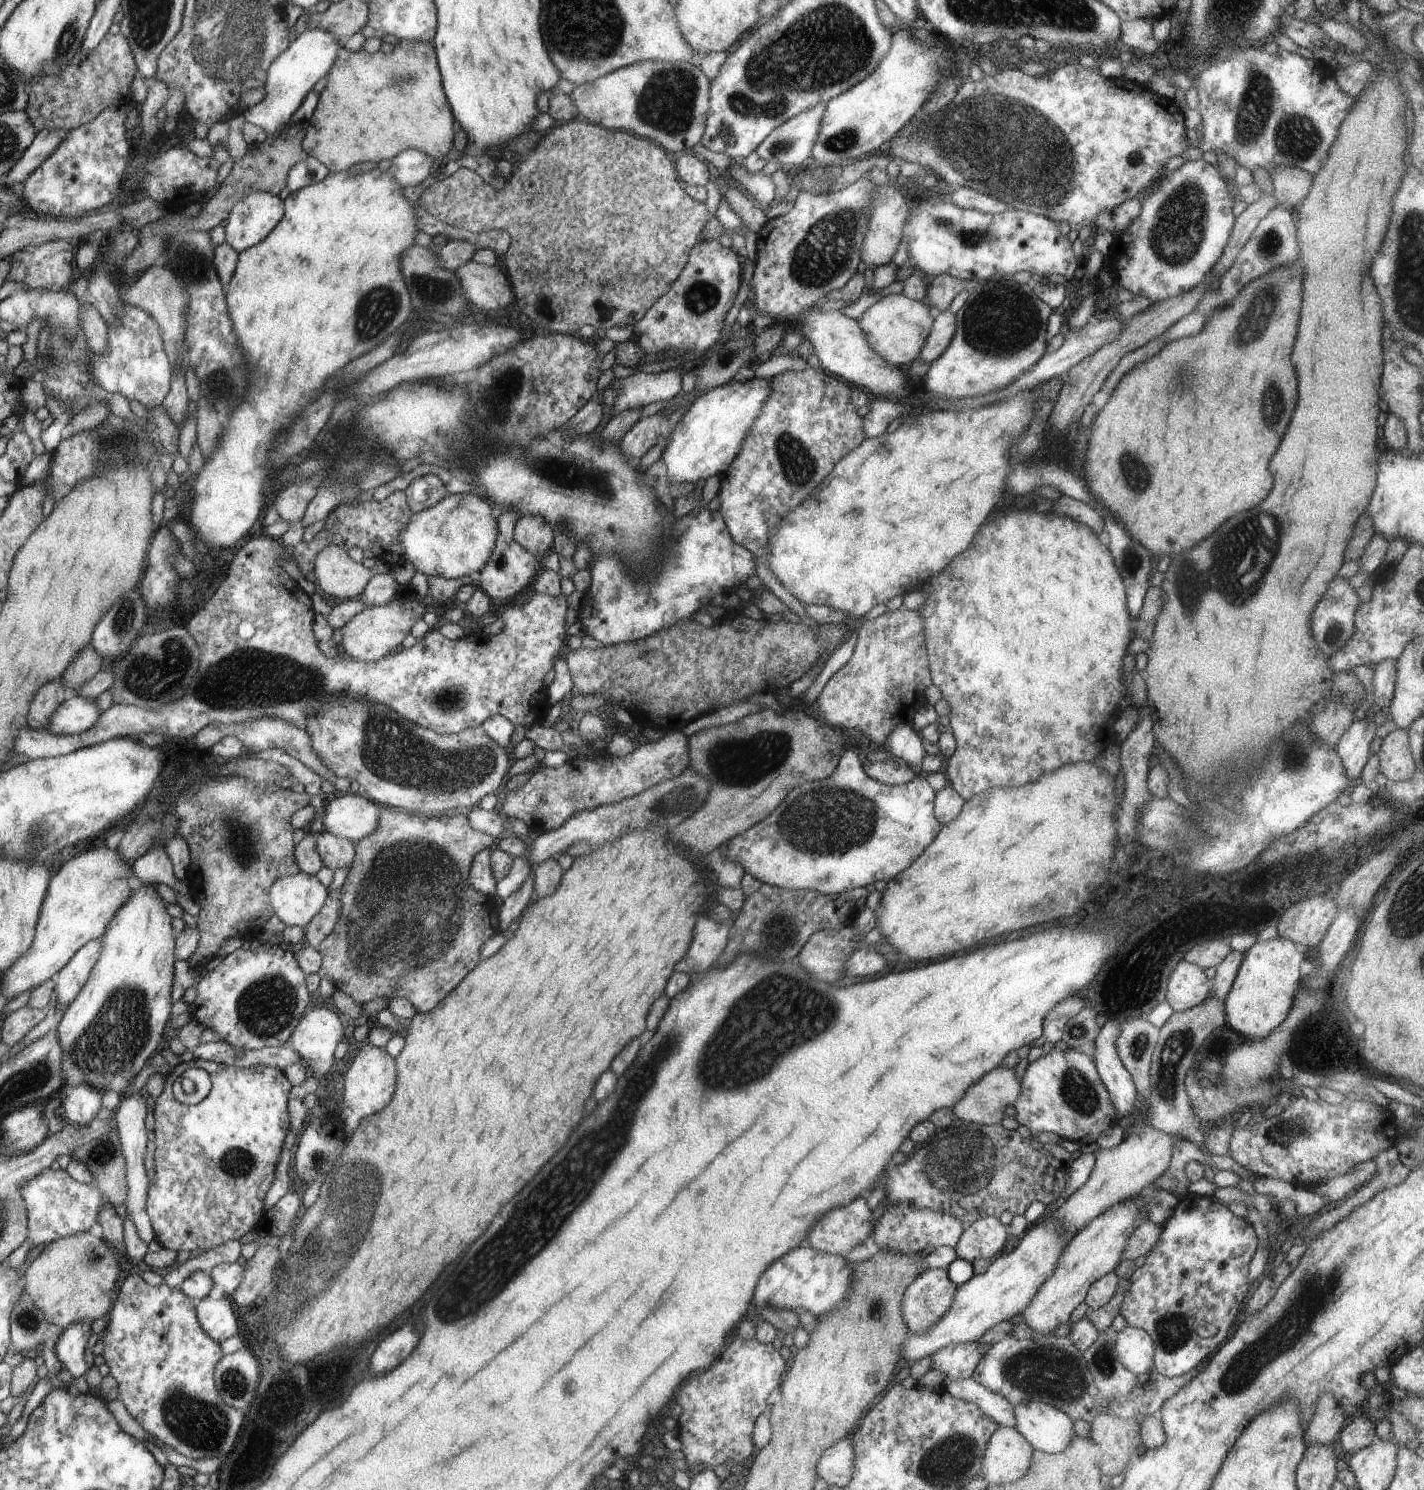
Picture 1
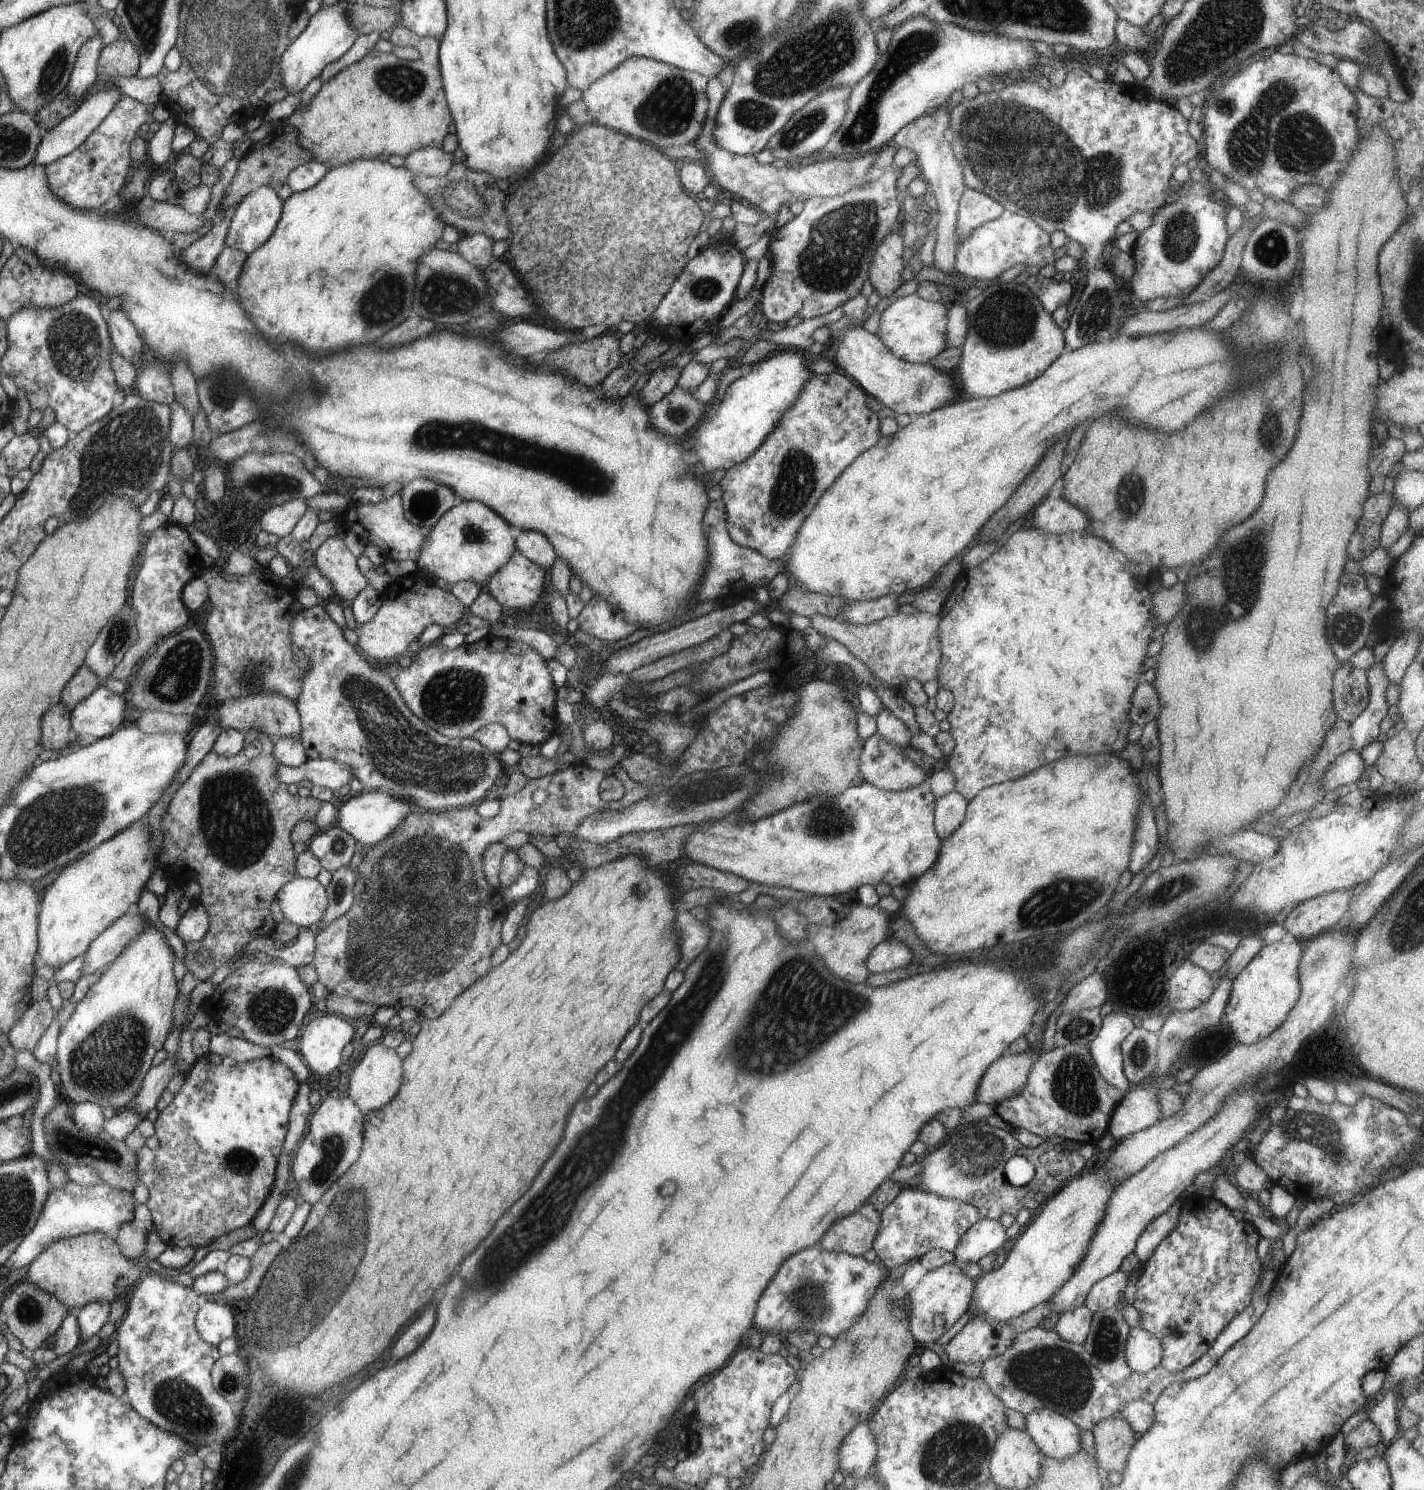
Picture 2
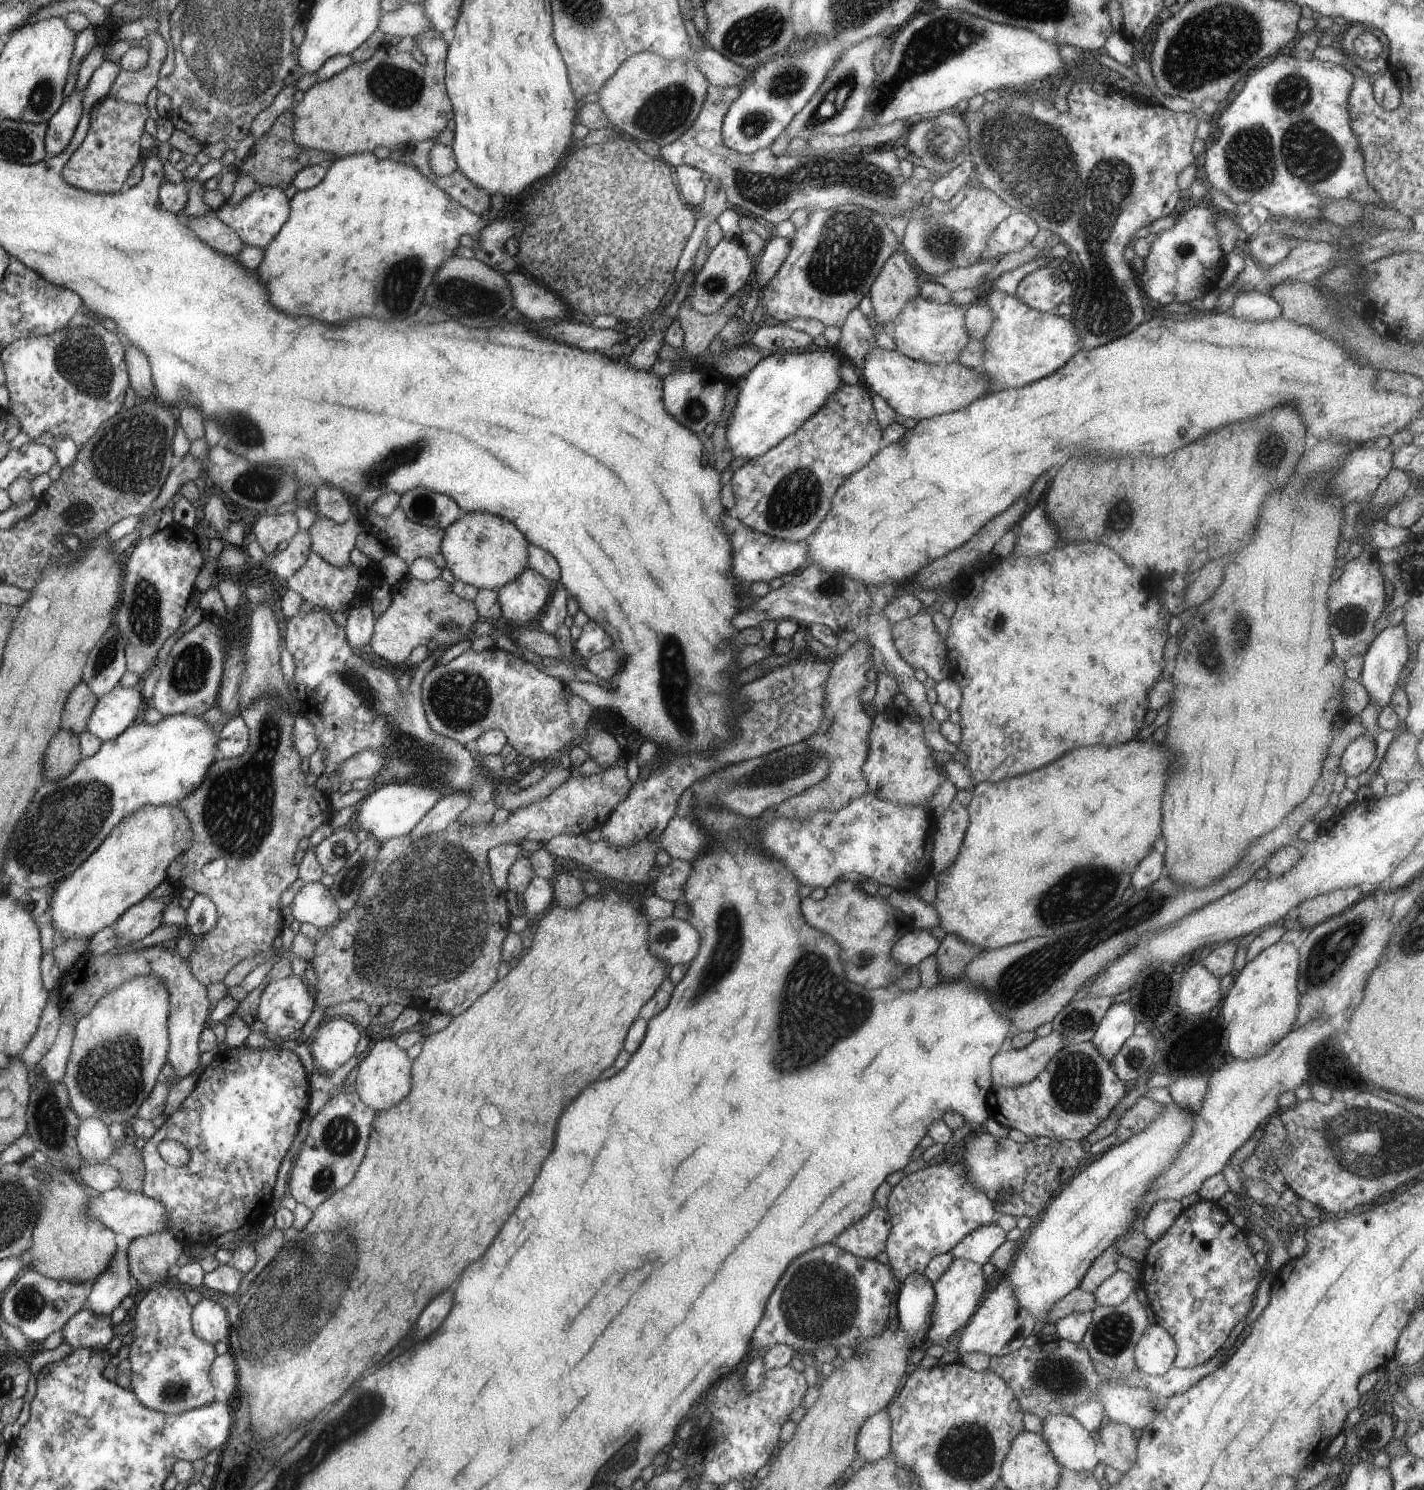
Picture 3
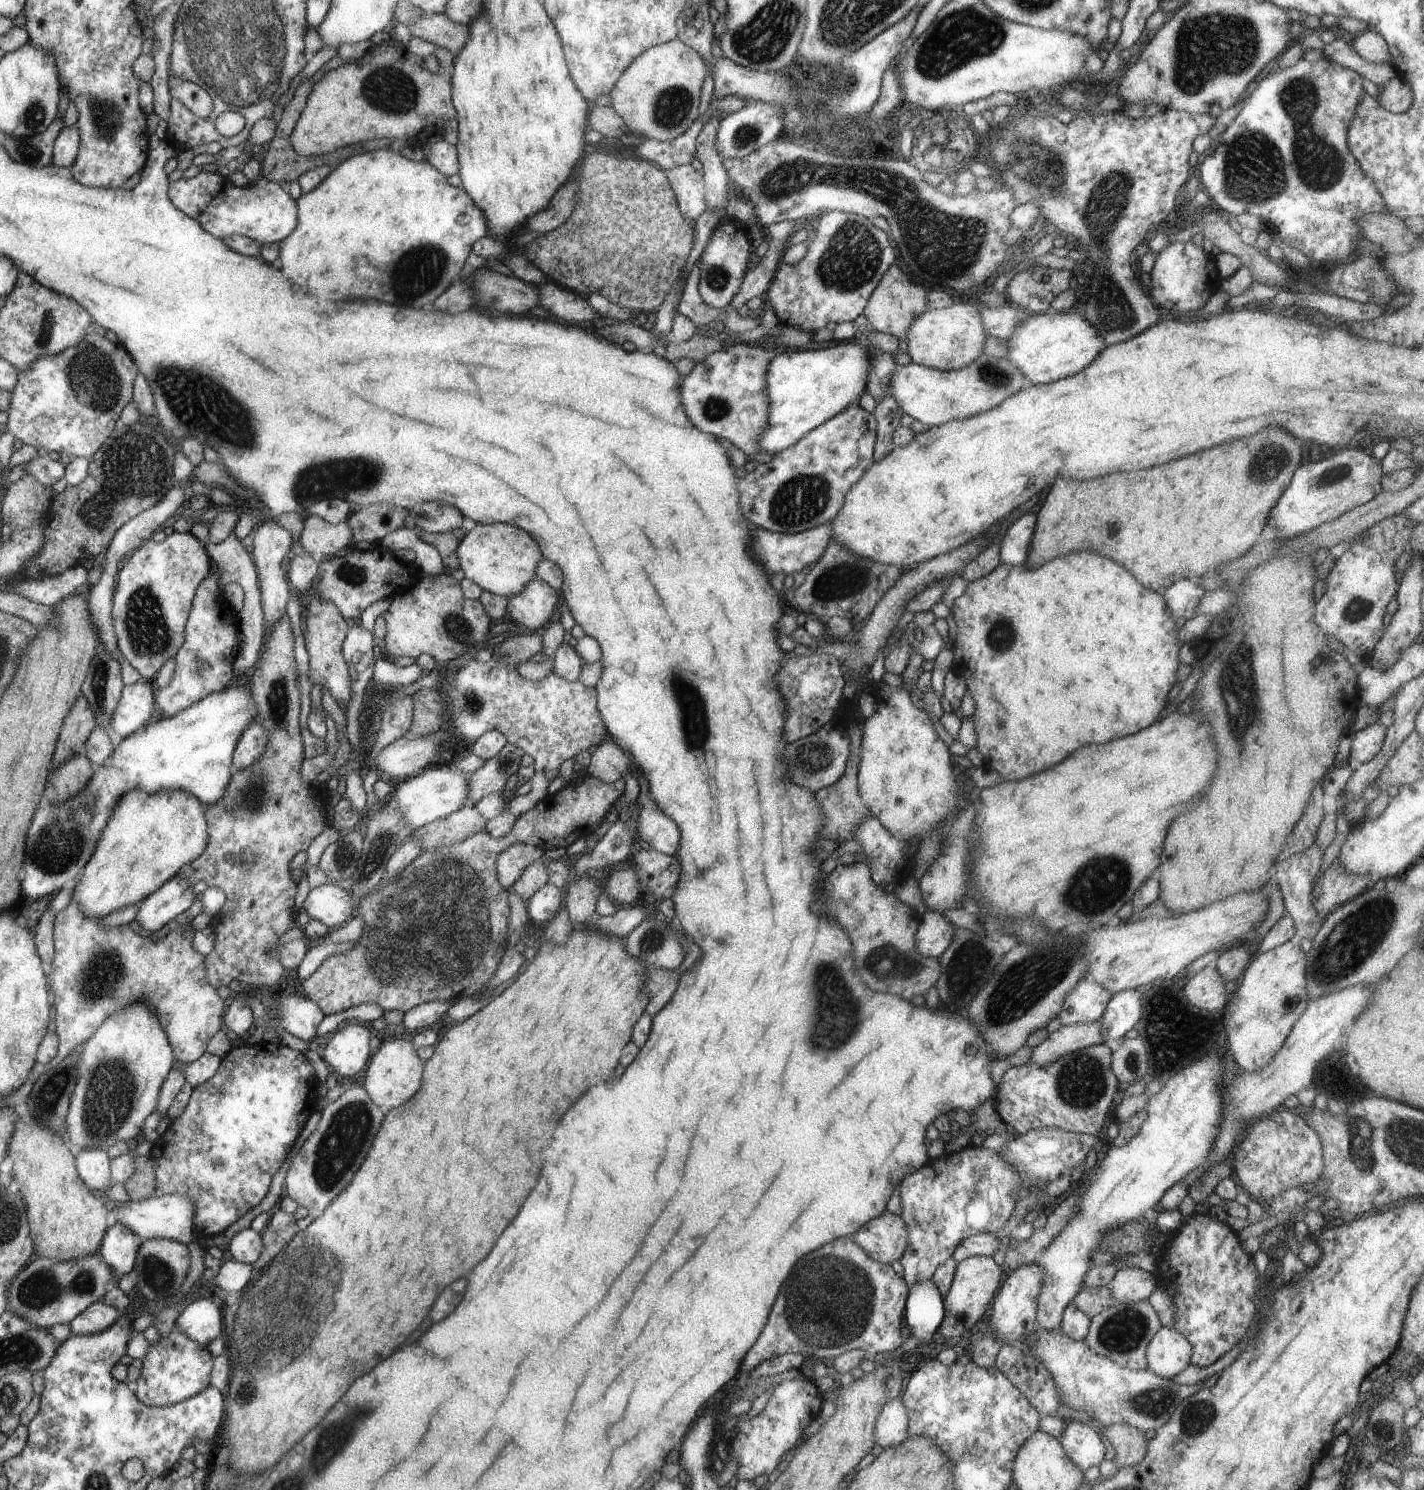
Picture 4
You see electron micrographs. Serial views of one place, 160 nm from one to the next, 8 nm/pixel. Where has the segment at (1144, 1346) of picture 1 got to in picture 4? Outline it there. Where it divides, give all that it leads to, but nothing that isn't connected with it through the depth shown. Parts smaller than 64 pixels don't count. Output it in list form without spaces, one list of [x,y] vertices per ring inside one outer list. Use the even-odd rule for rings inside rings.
[[[1162,1326],[1147,1346],[1147,1368],[1172,1379],[1191,1364],[1191,1352],[1191,1342],[1183,1334]]]

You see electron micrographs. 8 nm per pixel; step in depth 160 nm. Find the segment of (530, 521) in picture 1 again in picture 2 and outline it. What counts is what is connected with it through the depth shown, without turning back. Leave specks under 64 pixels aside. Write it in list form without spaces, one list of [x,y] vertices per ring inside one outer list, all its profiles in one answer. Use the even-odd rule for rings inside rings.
[[[520,531],[517,536],[518,550],[538,566],[550,570],[557,559],[557,554],[550,541],[539,532]]]

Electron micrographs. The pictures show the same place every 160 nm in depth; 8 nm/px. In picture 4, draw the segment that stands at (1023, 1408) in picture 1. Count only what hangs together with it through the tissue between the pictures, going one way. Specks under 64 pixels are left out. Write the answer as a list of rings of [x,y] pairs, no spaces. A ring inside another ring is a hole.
[[[1068,1420],[1065,1423],[1066,1428],[1058,1440],[1073,1464],[1082,1472],[1092,1466],[1099,1466],[1106,1454],[1101,1430],[1082,1421]]]

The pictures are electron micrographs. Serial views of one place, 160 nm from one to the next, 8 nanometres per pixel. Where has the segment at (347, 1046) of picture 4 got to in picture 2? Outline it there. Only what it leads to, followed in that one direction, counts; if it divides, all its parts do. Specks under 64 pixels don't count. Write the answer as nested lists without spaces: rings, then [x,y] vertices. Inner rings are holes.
[[[328,1014],[306,1023],[298,1046],[306,1066],[316,1074],[326,1076],[343,1063],[342,1048],[352,1042],[352,1038],[352,1024],[340,1016]]]

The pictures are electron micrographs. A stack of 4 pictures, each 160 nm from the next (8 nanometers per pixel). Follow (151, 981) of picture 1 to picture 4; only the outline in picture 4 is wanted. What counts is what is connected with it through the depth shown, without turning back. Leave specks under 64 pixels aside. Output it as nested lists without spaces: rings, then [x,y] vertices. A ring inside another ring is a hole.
[[[134,1001],[126,1008],[109,1016],[84,1043],[77,1068],[77,1081],[70,1096],[65,1130],[70,1140],[82,1149],[92,1147],[107,1151],[110,1146],[120,1140],[129,1143],[134,1136],[140,1135],[144,1120],[157,1110],[161,1086],[172,1072],[175,1054],[156,1012],[146,1004],[148,1004],[146,1001]]]

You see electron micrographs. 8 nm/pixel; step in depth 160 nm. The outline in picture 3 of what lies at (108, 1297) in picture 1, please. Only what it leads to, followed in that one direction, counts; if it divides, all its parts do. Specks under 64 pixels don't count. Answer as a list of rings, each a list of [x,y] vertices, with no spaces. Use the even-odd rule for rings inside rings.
[[[48,1162],[38,1172],[38,1179],[42,1182],[42,1212],[33,1232],[28,1268],[40,1271],[46,1278],[76,1280],[92,1285],[114,1264],[118,1252],[116,1234],[100,1220],[90,1218],[86,1212],[89,1197],[75,1173],[60,1170]]]

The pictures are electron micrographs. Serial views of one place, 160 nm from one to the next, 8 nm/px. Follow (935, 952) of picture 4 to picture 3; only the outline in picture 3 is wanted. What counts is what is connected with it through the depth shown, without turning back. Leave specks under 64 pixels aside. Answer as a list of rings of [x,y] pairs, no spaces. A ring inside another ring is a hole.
[[[919,929],[908,932],[892,947],[892,956],[900,964],[912,967],[934,956],[941,943],[938,930]]]

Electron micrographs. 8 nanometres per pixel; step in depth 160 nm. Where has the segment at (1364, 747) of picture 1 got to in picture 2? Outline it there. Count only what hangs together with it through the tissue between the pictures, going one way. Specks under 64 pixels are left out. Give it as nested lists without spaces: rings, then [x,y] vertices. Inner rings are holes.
[[[1383,660],[1372,664],[1366,671],[1369,703],[1368,706],[1350,723],[1353,748],[1360,752],[1381,732],[1380,723],[1393,707],[1386,701],[1386,688],[1391,682],[1387,679]]]

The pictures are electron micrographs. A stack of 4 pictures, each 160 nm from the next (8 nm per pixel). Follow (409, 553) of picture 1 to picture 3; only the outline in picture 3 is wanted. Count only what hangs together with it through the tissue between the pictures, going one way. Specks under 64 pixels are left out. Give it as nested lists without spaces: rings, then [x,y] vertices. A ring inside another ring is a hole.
[[[468,512],[444,529],[440,552],[454,578],[476,589],[502,589],[529,566],[529,540],[508,519],[486,512]]]

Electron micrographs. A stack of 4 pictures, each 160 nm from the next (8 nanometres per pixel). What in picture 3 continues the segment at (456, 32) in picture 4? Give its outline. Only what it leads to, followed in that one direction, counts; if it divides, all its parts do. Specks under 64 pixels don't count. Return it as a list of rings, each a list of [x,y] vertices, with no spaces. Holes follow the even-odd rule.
[[[403,1],[398,10],[382,14],[380,29],[385,34],[398,36],[401,39],[406,36],[414,39],[414,36],[424,34],[430,29],[430,22],[424,14],[422,5]]]

